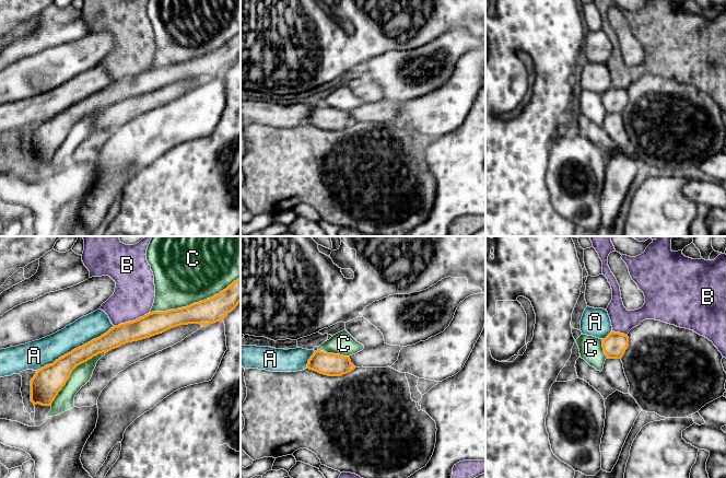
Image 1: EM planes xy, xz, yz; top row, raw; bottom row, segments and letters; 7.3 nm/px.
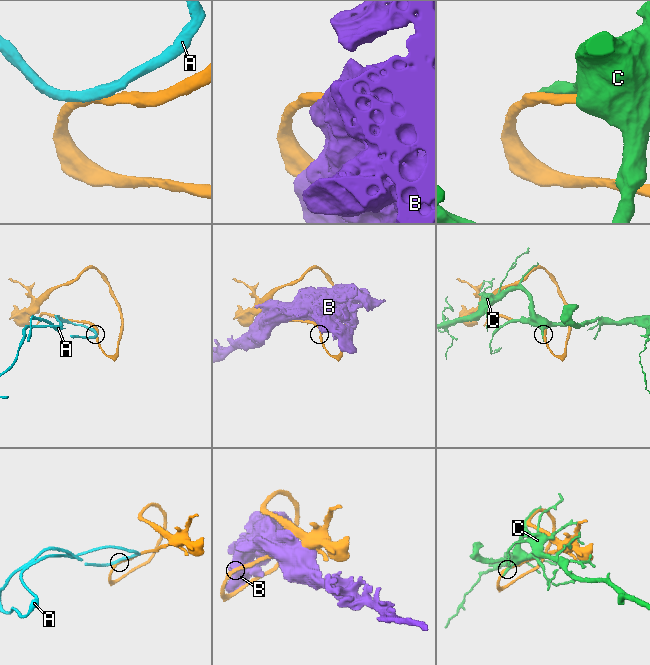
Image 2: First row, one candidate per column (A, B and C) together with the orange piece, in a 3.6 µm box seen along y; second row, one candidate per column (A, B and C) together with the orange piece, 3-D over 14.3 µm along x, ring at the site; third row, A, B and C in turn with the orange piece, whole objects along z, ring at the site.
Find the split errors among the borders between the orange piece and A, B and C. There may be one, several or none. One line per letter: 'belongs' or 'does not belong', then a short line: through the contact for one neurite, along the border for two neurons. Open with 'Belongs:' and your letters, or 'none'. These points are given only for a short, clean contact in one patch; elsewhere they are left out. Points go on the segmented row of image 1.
Belongs: none
A: does not belong
B: does not belong
C: does not belong

